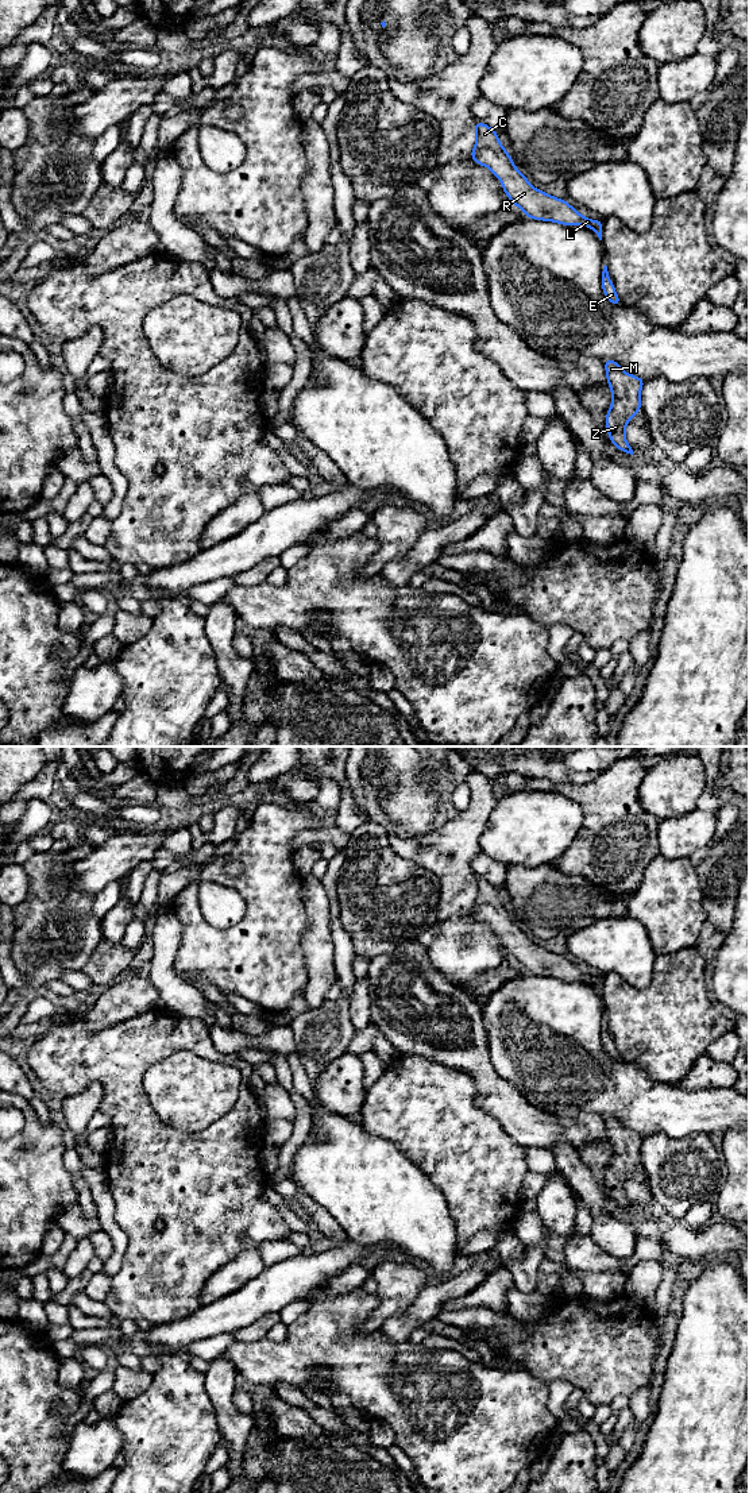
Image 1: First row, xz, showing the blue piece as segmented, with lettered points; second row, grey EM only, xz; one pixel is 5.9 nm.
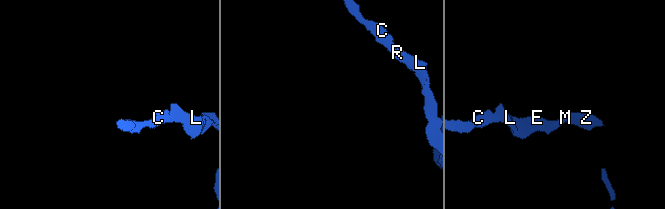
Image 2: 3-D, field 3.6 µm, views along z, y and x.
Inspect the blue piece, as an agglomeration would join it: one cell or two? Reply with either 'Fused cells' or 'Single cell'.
Single cell

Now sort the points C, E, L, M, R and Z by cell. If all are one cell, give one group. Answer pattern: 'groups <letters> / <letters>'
groups C E L M R Z

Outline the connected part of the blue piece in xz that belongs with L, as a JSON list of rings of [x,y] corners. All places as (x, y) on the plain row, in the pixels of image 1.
[[[482,877],[474,883],[476,899],[470,913],[480,922],[489,923],[502,937],[507,954],[533,976],[555,977],[563,981],[584,981],[602,996],[602,976],[582,972],[565,956],[549,952],[533,944],[526,931],[517,926],[511,913],[498,895],[495,886]]]

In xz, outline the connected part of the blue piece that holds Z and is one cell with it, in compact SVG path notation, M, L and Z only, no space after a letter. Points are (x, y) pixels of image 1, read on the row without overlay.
M605 1115L605 1124L613 1153L606 1170L609 1195L622 1208L633 1211L626 1197L625 1183L641 1166L640 1150L645 1135L625 1129L613 1115Z

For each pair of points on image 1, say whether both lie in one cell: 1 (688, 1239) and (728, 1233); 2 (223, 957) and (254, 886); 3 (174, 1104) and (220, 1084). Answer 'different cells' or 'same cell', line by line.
1: same cell
2: same cell
3: same cell

